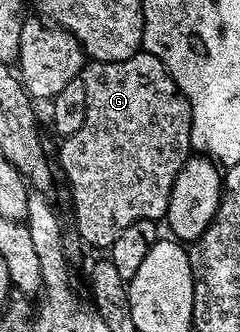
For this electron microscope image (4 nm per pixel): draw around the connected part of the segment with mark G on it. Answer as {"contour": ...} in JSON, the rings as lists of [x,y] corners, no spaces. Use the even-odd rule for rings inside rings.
{"contour":[[[143,51],[135,53],[130,59],[121,61],[93,61],[89,60],[82,70],[82,80],[86,87],[86,120],[82,122],[82,127],[74,131],[74,135],[63,138],[60,149],[60,165],[64,168],[64,177],[72,184],[72,209],[76,212],[76,222],[74,228],[80,234],[80,240],[85,246],[93,245],[96,249],[107,250],[118,239],[118,235],[130,223],[135,221],[159,222],[168,216],[168,204],[170,203],[170,191],[174,187],[174,179],[178,171],[188,161],[193,152],[190,143],[190,131],[192,130],[192,108],[188,105],[188,100],[182,95],[182,91],[176,85],[169,73],[168,68],[162,64],[154,55]]]}

